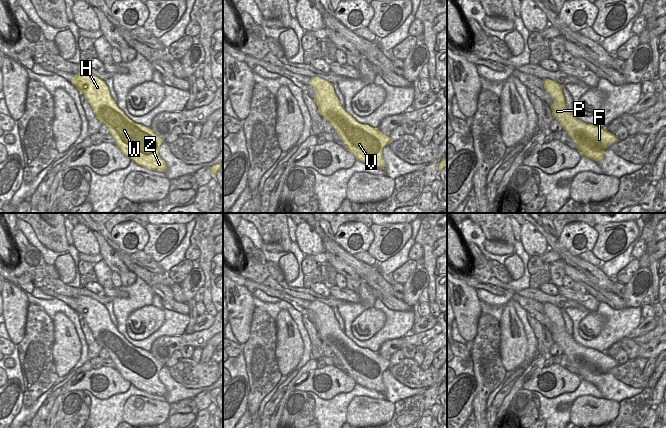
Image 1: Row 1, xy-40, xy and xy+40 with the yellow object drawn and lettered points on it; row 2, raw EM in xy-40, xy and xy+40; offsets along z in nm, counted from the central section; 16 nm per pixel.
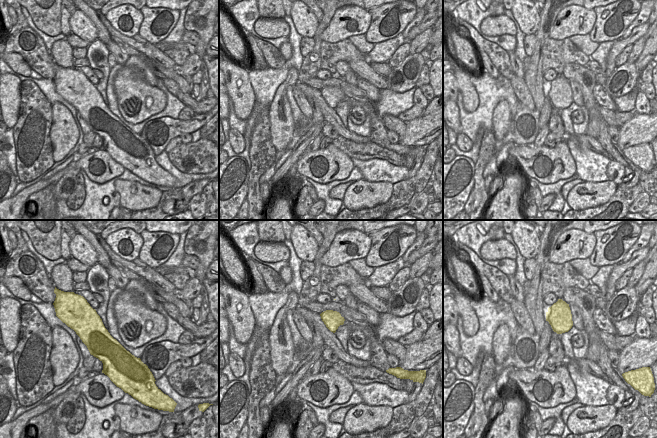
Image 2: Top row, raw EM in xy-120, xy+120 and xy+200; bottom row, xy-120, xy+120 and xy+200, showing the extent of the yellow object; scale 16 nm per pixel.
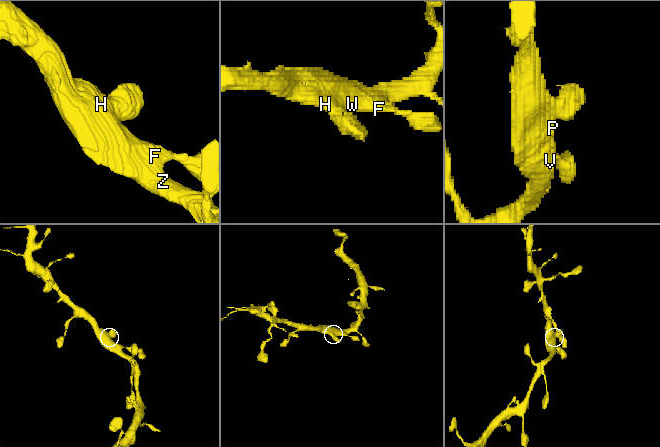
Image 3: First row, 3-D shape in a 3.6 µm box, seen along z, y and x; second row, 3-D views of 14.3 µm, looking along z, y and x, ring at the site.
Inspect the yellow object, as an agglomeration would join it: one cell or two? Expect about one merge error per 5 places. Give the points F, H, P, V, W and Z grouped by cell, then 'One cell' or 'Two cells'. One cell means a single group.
Groups: F H P V W Z. One cell

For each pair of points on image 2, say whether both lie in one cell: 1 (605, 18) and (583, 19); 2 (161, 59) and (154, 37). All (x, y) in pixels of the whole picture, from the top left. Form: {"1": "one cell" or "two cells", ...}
{"1": "two cells", "2": "two cells"}

